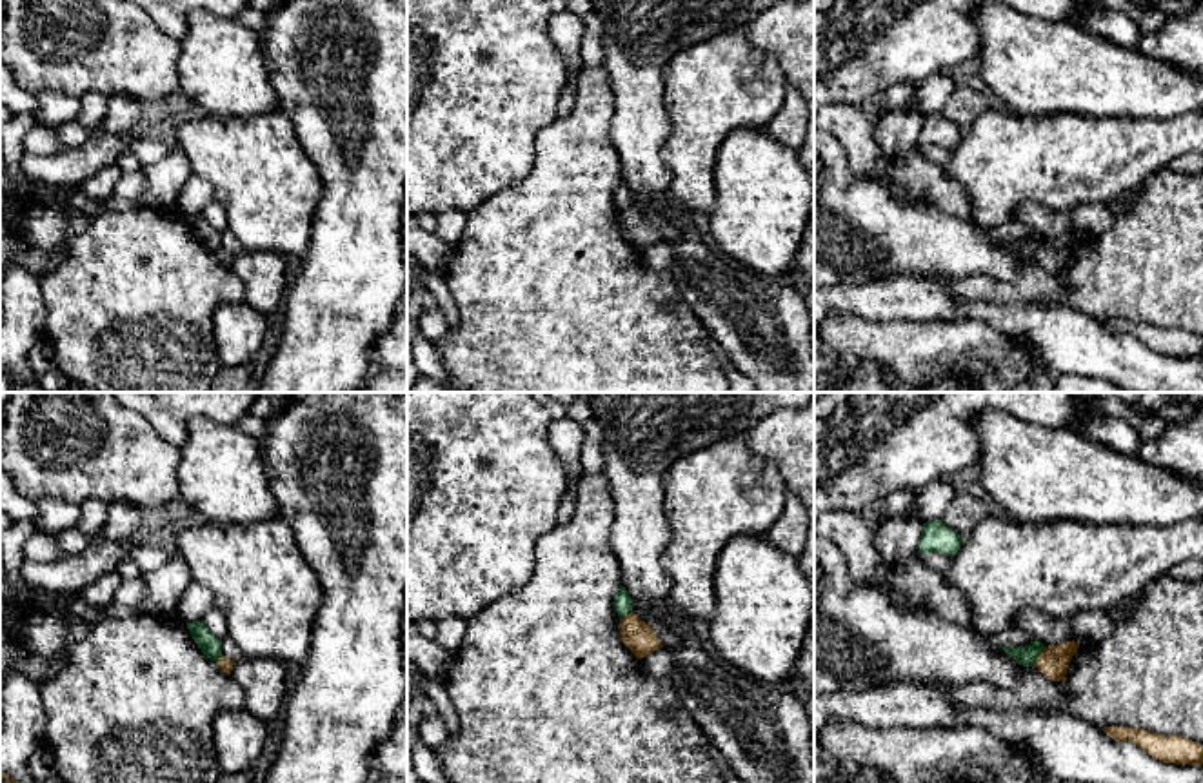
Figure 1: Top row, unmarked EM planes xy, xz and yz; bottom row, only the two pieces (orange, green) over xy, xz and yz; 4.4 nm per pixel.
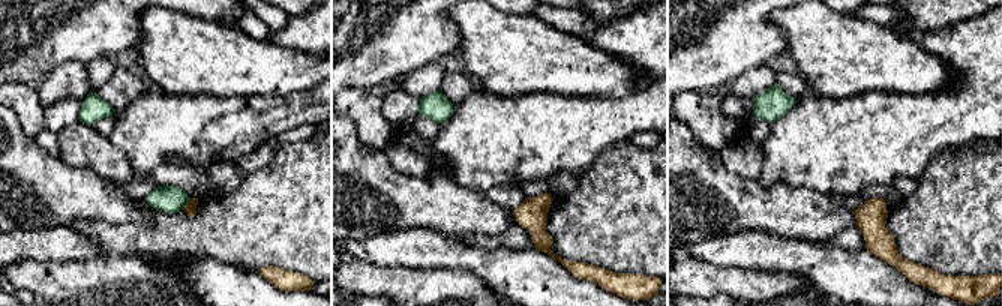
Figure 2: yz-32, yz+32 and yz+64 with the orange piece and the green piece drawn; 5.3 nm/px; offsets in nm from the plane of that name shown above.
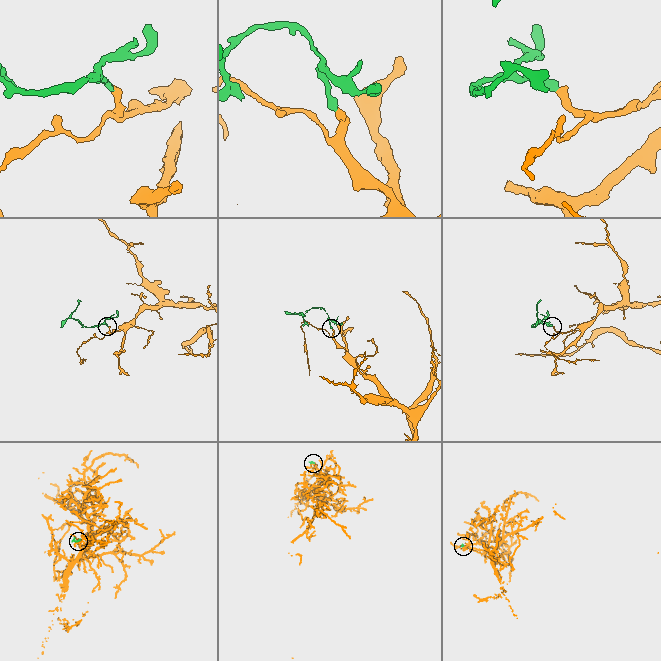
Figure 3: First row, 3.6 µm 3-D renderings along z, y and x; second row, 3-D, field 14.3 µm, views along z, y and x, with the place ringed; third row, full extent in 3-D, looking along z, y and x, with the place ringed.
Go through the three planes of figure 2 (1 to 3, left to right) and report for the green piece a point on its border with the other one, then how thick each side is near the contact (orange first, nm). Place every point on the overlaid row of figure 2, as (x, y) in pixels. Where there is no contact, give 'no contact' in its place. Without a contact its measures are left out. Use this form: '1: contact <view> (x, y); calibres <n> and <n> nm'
1: contact yz-32 (186, 204); calibres 60 and 140 nm
2: no contact
3: no contact

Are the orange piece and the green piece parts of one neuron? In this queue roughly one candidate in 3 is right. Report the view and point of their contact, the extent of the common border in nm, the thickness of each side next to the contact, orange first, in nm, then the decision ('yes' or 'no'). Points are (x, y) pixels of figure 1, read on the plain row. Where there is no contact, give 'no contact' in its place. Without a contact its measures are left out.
meets orange in yz at (1038, 249); contact 100 nm long; 140 nm thick on the orange side, 90 nm on the other; no

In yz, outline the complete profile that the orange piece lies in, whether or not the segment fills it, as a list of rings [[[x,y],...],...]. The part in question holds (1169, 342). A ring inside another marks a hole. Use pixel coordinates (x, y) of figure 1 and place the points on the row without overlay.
[[[1103,320],[1116,334],[1130,334],[1148,349],[1176,358],[1203,358],[1203,338],[1183,329],[1161,329],[1145,322]]]

